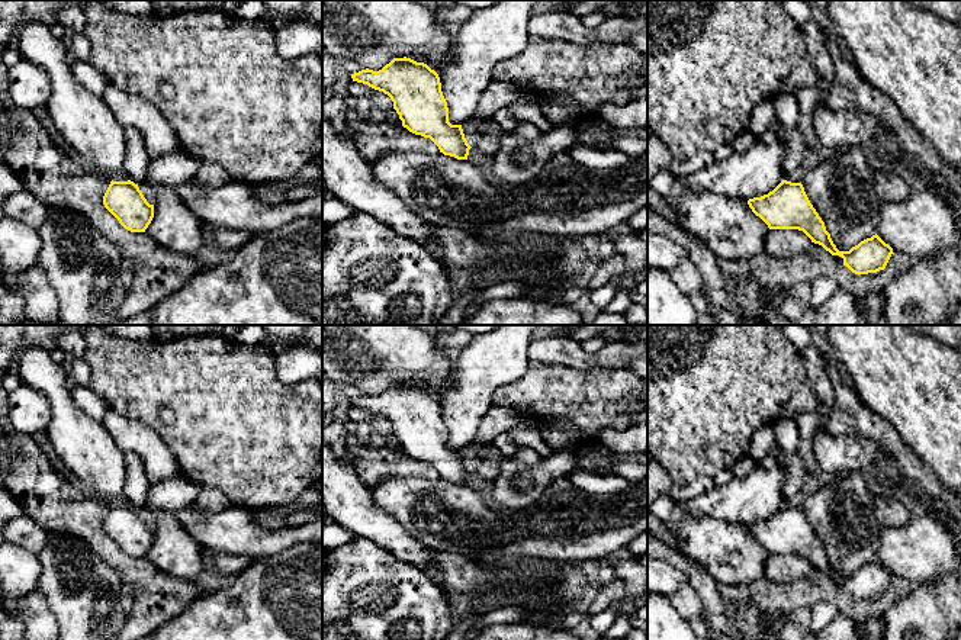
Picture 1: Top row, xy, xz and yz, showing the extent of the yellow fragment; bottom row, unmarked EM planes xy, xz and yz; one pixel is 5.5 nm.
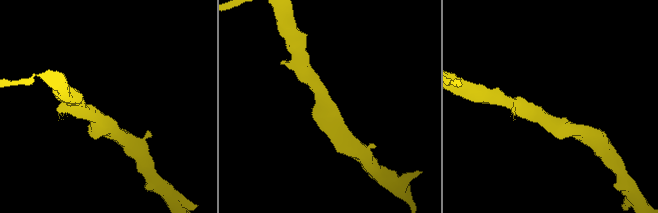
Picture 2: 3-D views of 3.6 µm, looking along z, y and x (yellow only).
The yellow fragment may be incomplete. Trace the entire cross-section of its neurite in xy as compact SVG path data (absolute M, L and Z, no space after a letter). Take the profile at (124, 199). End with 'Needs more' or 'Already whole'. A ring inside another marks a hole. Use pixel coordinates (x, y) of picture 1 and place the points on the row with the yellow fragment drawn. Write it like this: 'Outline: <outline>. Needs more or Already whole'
Outline: M110 181L105 196L105 208L131 232L145 232L154 218L150 205L134 181Z. Already whole

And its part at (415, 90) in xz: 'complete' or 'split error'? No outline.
complete

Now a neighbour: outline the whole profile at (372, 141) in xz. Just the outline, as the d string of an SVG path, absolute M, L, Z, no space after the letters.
M389 122L353 125L351 142L370 165L390 151L437 154L438 147L421 135L409 132L402 125Z

